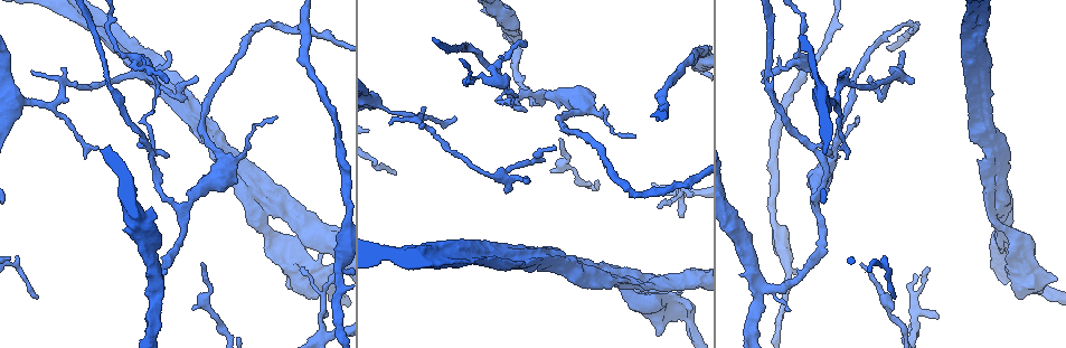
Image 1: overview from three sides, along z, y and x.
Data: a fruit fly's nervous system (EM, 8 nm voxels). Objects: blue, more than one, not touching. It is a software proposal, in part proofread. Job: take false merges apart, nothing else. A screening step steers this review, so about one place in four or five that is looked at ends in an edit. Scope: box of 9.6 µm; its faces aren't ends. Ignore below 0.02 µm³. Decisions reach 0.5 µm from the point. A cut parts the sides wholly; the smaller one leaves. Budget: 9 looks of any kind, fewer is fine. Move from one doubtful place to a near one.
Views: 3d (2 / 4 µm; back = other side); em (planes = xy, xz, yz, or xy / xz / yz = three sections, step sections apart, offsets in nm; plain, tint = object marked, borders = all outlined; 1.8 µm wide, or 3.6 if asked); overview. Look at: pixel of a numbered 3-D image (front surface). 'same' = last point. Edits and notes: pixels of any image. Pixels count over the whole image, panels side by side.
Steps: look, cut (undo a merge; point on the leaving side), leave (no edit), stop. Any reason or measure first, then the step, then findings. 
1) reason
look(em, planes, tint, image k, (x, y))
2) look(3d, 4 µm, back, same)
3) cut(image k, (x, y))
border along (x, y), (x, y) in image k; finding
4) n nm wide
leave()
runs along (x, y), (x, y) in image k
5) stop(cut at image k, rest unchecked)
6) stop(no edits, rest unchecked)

branch point
look(3d, 4 µm, image 1, (822, 155))

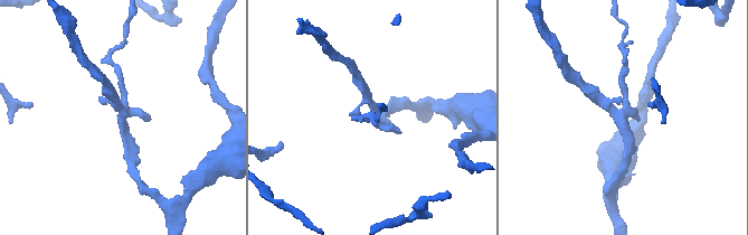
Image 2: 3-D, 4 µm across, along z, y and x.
3 arms; now the EM
look(em, xy, step 8, tint, image 2, (123, 122))

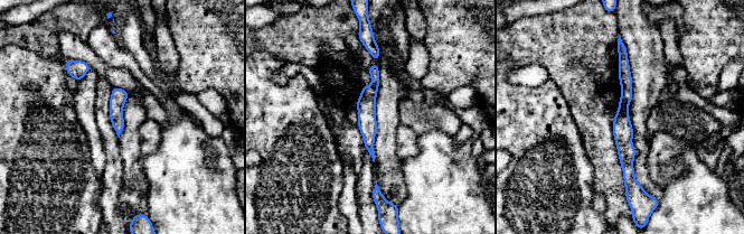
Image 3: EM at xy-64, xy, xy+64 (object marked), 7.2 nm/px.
another direction
look(em, planes, tint, same)

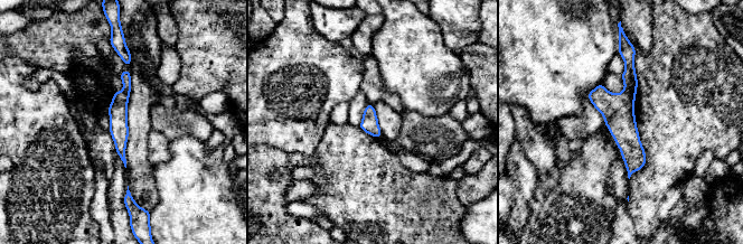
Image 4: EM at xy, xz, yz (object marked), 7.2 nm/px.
130 nm wide
cut(image 4, (629, 76))
a second neuron is stuck on

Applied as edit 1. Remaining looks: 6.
redraw
look(overview)

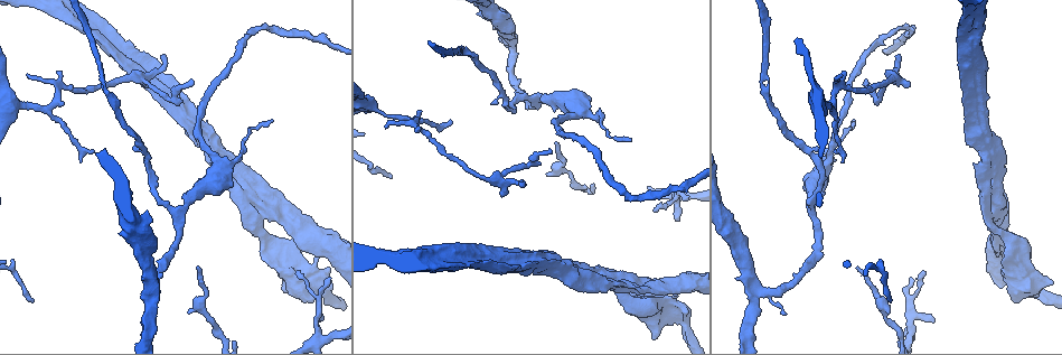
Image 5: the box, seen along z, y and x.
arms run side by side
look(em, yz, step 8, tint, image 5, (524, 263))

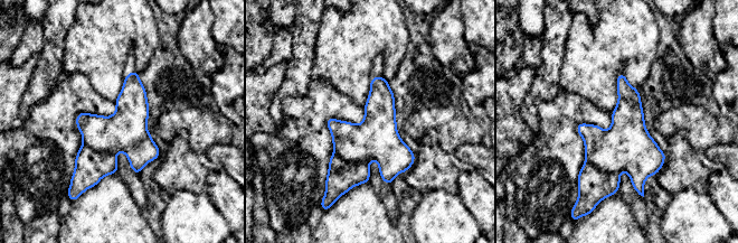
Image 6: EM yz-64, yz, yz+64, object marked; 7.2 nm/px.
look(em, planes, tint, same)

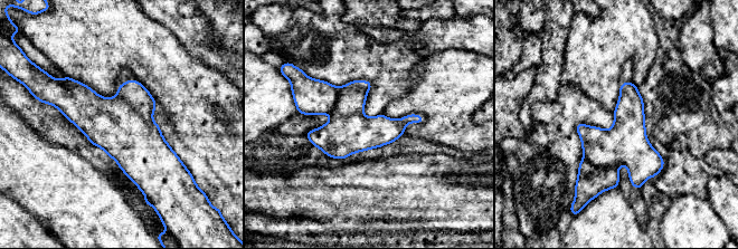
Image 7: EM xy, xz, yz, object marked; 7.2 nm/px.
320 nm wide
cut(image 7, (592, 181))
border along (583, 156), (601, 168), (617, 170) in image 7; a second neuron is stuck on

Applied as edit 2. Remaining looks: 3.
arms part here
look(em, 3.6 µm, xy, step 8, tint, image 5, (896, 78))

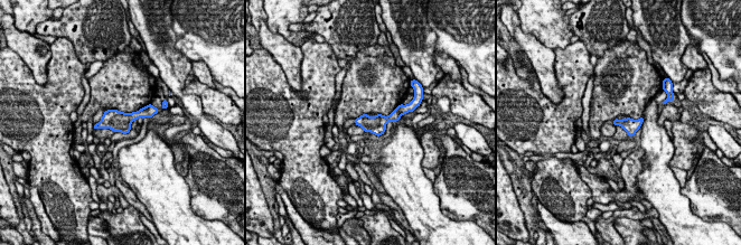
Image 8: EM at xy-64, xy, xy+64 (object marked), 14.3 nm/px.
look(em, 3.6 µm, xz, step 8, tint, same)

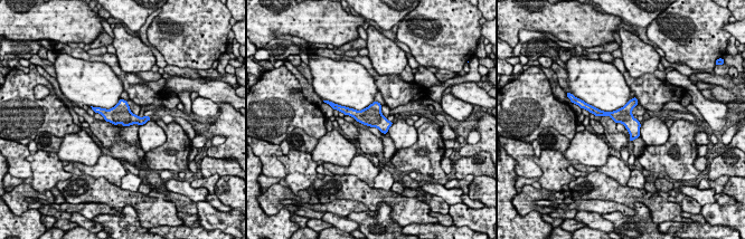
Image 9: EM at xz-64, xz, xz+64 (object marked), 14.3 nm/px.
leave()
continuous, no second neuron

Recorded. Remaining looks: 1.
stop(cut at image 4, cut at image 7, rest unchecked)

